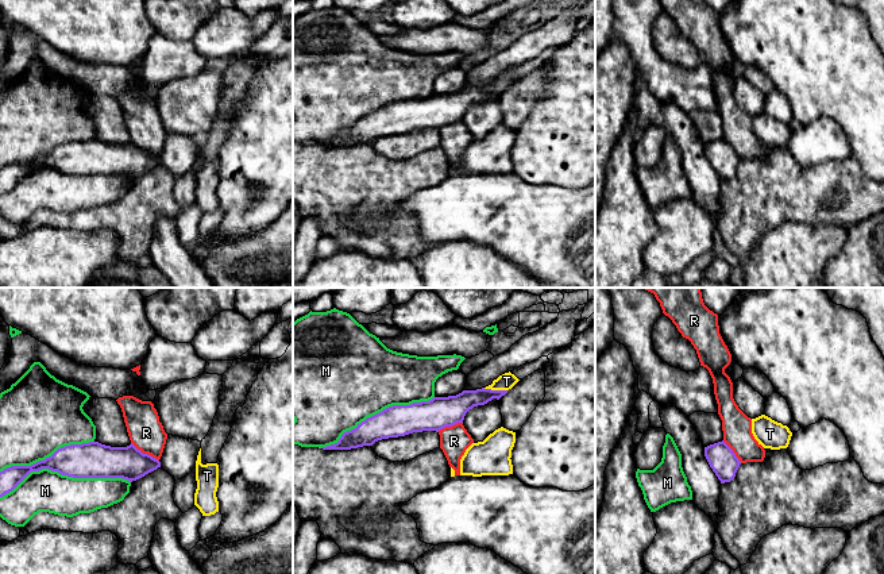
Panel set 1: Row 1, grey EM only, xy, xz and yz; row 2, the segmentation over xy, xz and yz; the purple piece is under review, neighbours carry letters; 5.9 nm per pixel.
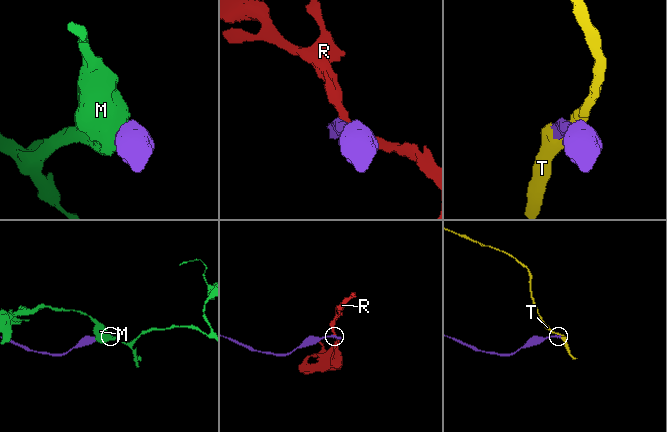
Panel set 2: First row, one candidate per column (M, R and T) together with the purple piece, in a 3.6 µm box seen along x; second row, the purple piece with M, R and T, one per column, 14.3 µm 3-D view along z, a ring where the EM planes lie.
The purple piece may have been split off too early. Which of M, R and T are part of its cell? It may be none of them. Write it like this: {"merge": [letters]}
{"merge": ["T"]}

